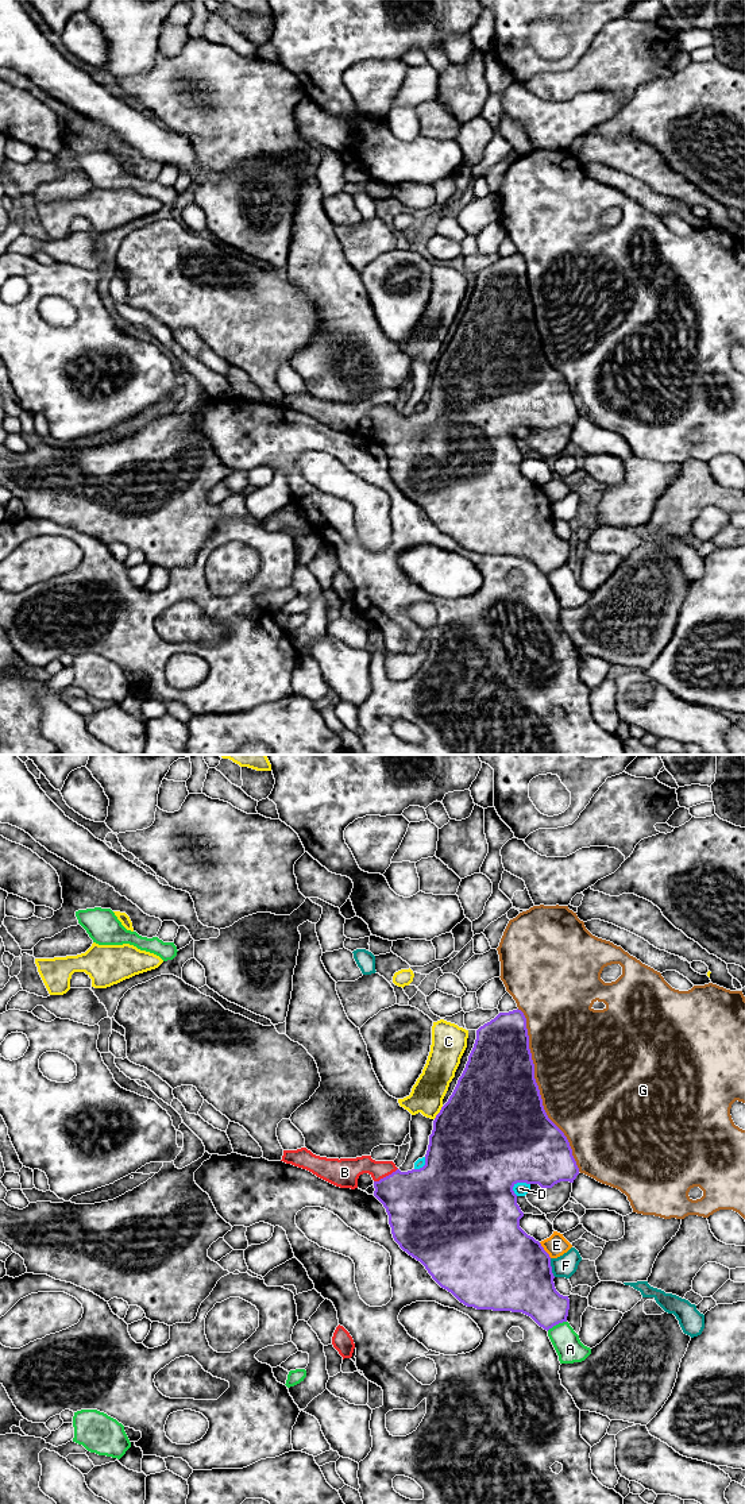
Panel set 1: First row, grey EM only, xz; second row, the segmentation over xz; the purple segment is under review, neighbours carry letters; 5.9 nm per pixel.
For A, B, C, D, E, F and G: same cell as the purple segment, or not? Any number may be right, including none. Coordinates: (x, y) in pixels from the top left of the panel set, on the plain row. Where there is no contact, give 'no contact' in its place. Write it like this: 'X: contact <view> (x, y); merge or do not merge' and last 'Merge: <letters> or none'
A: contact xz (556, 567); do not merge
B: contact xz (386, 420); merge
C: contact xz (439, 357); do not merge
D: contact xz (520, 425); do not merge
E: contact xz (544, 494); do not merge
F: contact xz (551, 512); do not merge
G: contact xz (539, 334); do not merge
Merge: B

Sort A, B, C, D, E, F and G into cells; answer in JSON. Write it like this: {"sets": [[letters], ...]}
{"sets": [["A"], ["B"], ["C"], ["D"], ["E"], ["F"], ["G"]]}

